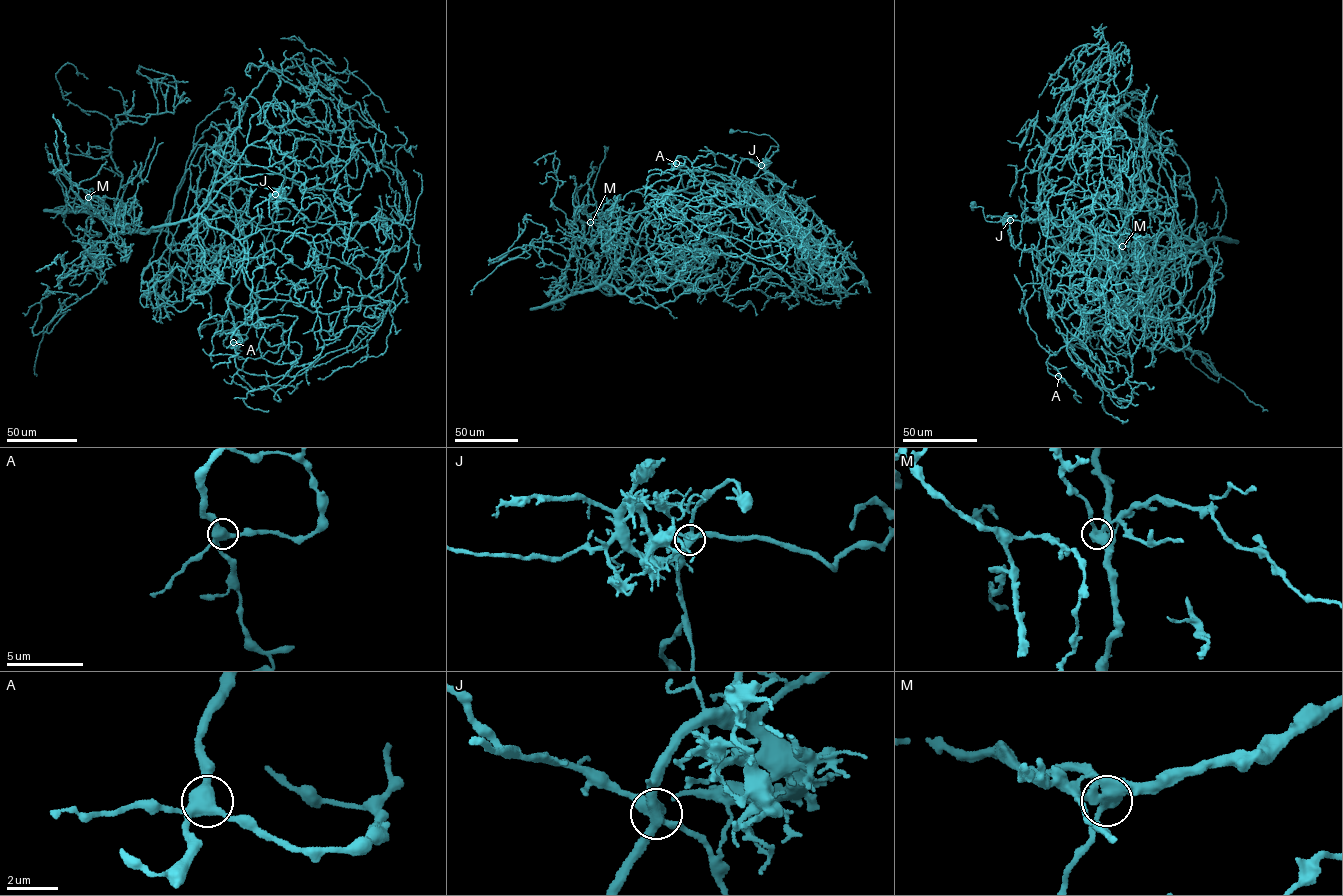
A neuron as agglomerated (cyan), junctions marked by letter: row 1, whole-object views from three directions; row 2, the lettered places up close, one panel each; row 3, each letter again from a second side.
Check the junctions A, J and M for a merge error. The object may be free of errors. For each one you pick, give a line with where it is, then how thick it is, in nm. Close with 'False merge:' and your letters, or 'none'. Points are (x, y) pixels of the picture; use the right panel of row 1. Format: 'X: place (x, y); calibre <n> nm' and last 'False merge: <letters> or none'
J: place (1010, 220); calibre 440 nm
False merge: J

